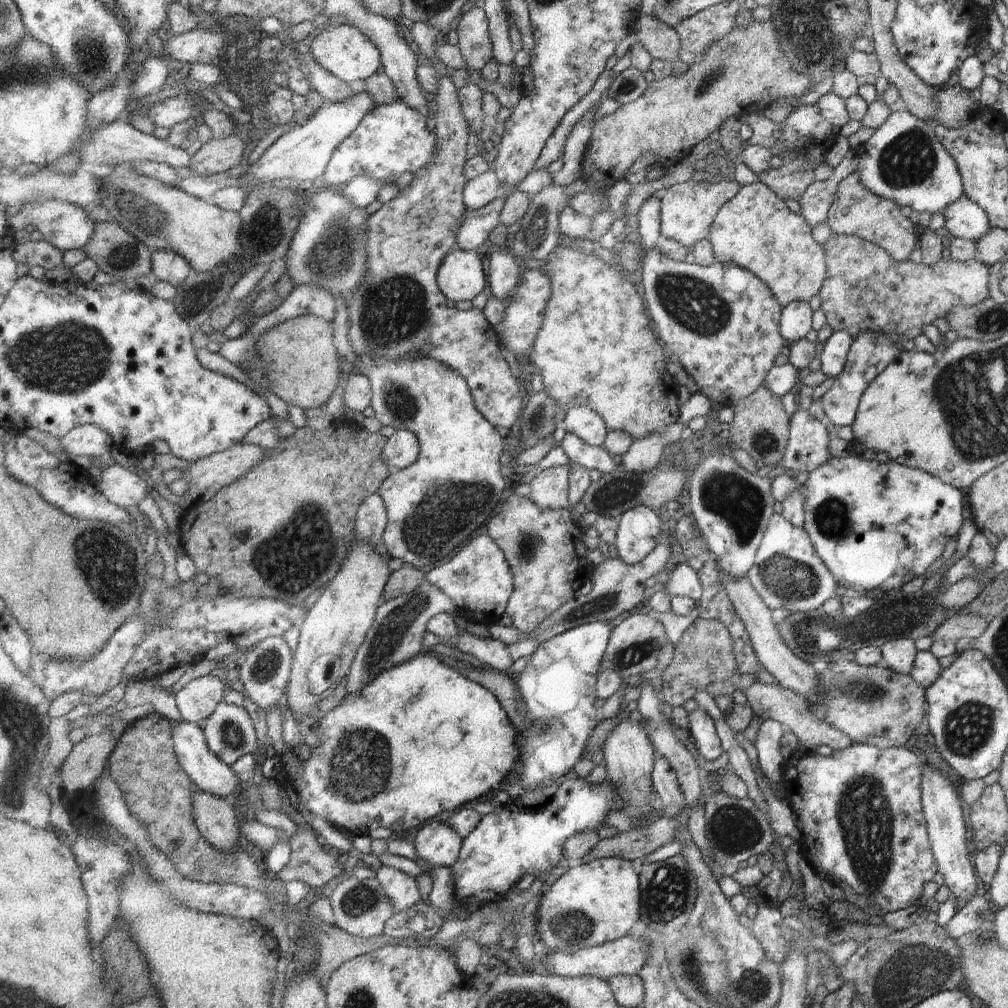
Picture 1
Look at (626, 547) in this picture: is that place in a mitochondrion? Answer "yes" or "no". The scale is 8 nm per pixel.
no

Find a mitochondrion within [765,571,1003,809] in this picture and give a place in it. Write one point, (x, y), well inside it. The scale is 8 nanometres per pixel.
(969, 727)

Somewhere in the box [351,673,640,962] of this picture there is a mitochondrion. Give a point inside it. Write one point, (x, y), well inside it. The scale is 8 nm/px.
(572, 926)

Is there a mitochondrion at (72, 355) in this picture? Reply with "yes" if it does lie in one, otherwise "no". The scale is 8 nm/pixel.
yes

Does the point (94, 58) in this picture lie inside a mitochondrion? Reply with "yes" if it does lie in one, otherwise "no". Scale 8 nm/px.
yes

